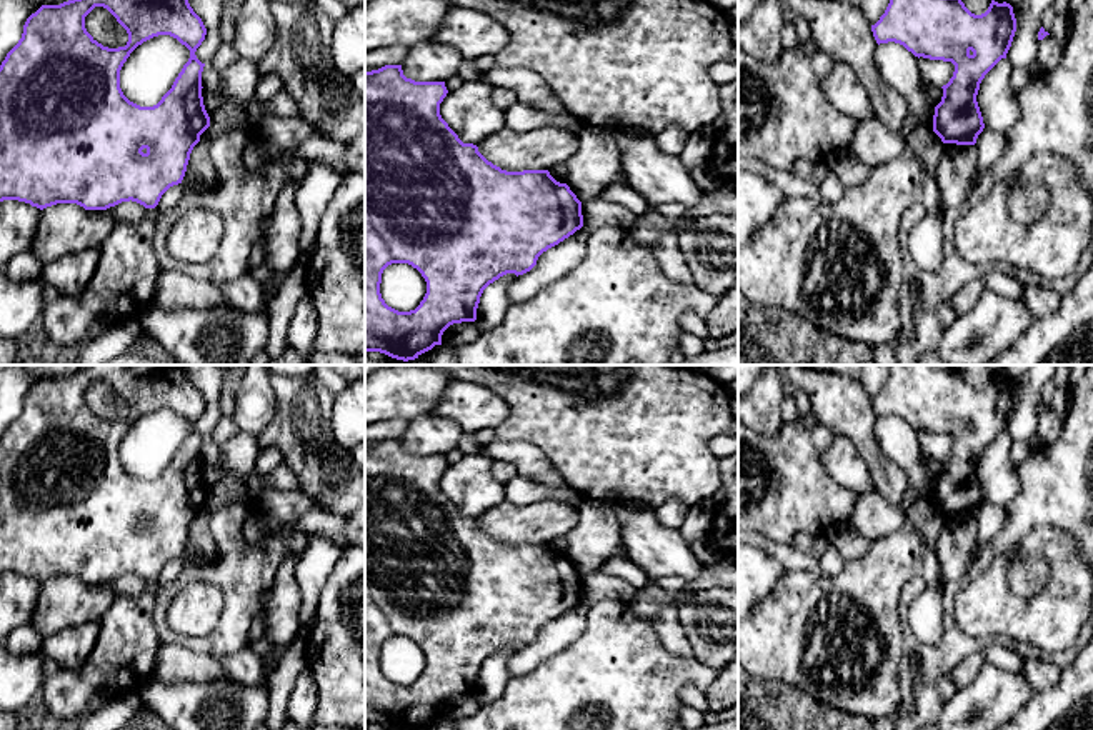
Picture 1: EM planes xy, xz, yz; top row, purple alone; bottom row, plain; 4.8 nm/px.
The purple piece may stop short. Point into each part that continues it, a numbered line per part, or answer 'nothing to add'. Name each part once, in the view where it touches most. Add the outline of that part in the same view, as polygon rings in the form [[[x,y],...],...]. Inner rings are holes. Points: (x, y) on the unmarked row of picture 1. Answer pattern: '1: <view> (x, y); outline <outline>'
nothing to add

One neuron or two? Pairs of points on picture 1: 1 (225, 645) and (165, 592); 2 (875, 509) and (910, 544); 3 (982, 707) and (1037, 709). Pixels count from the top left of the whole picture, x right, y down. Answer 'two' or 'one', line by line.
1: one
2: two
3: two

